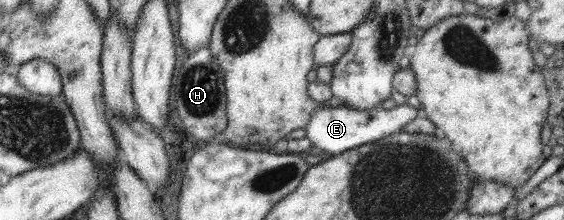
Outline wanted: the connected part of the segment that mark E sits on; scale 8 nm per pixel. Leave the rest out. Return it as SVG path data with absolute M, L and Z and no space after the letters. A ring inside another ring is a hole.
M398 104L394 109L366 109L366 111L356 111L356 109L348 109L348 107L318 107L312 113L312 119L306 127L306 138L312 142L312 145L319 147L322 151L328 153L342 153L360 145L368 143L376 143L378 139L392 135L392 133L400 133L404 125L412 119L416 119L422 113L409 104Z

